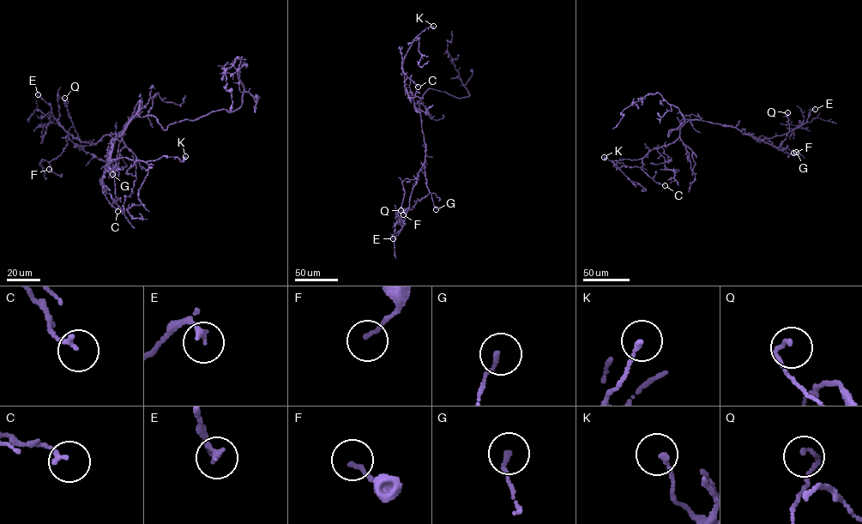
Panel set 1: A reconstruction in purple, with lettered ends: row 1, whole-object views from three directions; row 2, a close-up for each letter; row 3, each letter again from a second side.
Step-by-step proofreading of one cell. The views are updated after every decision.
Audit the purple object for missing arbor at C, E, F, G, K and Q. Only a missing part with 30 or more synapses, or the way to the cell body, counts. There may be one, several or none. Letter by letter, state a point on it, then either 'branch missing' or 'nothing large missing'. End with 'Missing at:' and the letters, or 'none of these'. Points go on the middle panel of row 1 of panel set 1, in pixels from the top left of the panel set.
C: place (418, 87); nothing large missing
E: place (393, 238); nothing large missing
F: place (403, 214); nothing large missing
G: place (436, 209); nothing large missing
K: place (433, 26); nothing large missing
Q: place (400, 210); nothing large missing
Missing at: none of these

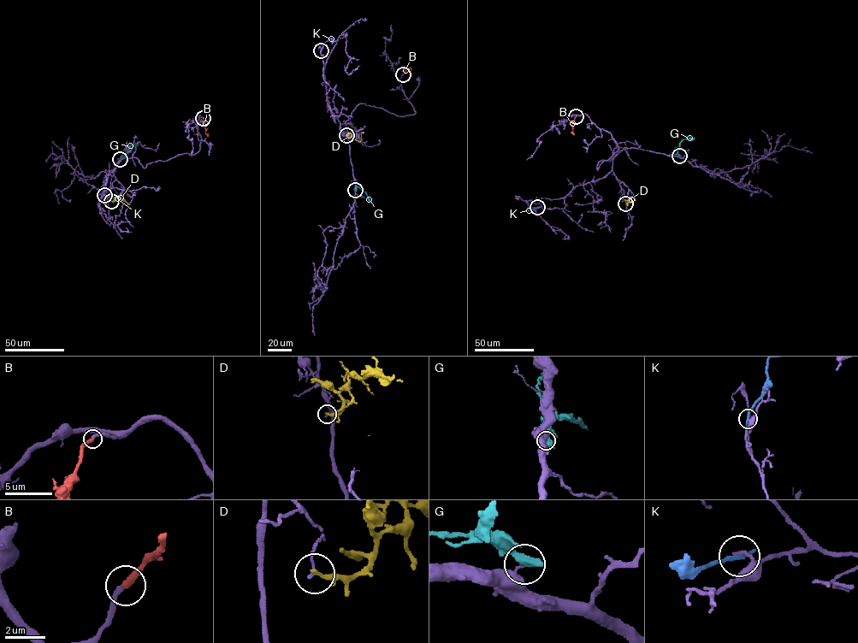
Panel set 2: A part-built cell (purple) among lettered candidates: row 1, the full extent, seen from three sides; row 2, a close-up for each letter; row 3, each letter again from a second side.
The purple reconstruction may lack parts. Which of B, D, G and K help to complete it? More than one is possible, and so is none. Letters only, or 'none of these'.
B

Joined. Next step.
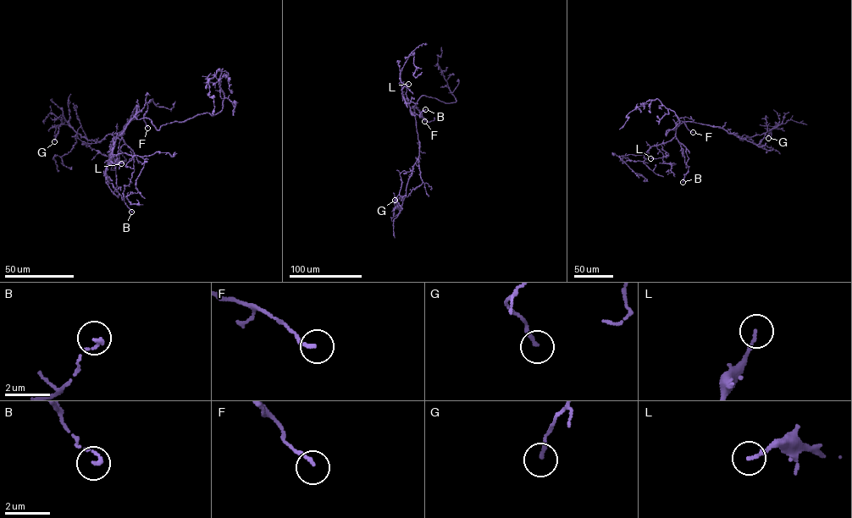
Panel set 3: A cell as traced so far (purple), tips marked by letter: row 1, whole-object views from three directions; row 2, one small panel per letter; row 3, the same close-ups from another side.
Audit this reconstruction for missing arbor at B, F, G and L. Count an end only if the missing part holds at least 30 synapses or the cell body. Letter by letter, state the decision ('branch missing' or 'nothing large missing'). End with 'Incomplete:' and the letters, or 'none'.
B: nothing large missing
F: nothing large missing
G: nothing large missing
L: nothing large missing
Incomplete: none

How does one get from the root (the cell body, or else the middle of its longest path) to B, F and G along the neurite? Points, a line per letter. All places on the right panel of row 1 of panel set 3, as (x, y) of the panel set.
B: (678, 125), (675, 135), (686, 147), (688, 158), (686, 163), (688, 172), (683, 182)
F: (678, 125), (676, 125), (679, 119), (693, 132)
G: (678, 125), (683, 122), (694, 122), (720, 127), (728, 133), (746, 138), (777, 127), (769, 130), (768, 138)

